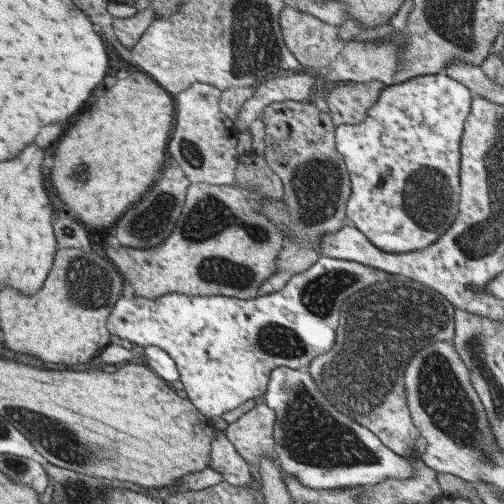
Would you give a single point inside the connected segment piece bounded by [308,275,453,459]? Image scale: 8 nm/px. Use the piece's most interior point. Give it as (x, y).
(381, 327)

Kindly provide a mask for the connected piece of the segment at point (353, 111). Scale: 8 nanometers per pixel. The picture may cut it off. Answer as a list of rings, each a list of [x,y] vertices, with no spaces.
[[[378,81],[371,83],[340,83],[324,99],[337,126],[352,125],[363,121],[367,111],[375,105],[385,86]]]

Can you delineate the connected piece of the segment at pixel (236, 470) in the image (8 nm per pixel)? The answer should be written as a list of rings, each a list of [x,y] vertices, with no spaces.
[[[217,430],[213,439],[210,467],[225,477],[228,486],[248,487],[254,479],[250,464],[239,456],[225,430]]]

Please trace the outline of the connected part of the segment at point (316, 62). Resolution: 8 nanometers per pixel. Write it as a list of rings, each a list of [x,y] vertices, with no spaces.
[[[286,6],[284,8],[280,16],[280,23],[288,47],[304,67],[320,70],[327,68],[334,60],[338,59],[338,54],[341,54],[346,47],[347,42],[341,40],[341,28],[323,22],[309,13],[297,11],[293,7]]]

